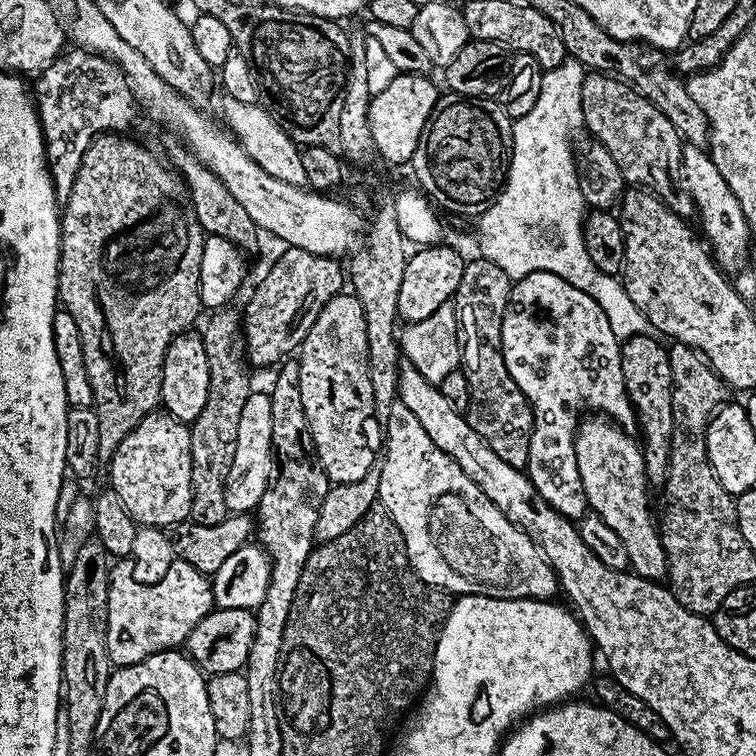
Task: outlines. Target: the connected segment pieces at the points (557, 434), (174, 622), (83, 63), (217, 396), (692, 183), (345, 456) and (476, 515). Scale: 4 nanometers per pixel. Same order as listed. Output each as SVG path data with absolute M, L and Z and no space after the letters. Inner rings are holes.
M532 272L513 283L502 318L500 349L510 378L518 382L518 390L526 394L532 407L526 475L544 501L573 522L589 511L576 457L580 412L589 408L589 413L603 414L625 430L635 429L638 424L622 374L621 343L610 330L602 306L558 274Z
M120 558L110 568L108 607L108 659L113 665L137 664L159 652L176 650L187 641L190 630L214 607L212 581L194 570L190 562L173 559L166 578L156 584L140 584L132 577L132 562Z
M65 51L35 77L34 103L40 114L48 173L56 187L57 201L67 201L82 160L92 141L105 134L124 134L136 120L138 103L124 71L97 52Z
M232 306L215 309L209 316L208 329L203 329L204 345L208 355L207 366L210 369L210 390L208 401L198 419L191 421L192 441L192 514L191 523L202 526L214 526L230 515L226 506L226 490L224 483L230 474L230 466L234 462L234 446L238 438L238 418L242 418L244 399L254 391L253 385L248 385L248 366L244 357L242 343L242 316Z
M690 143L683 145L682 180L693 198L695 215L700 218L700 224L704 227L703 239L710 245L717 265L724 270L743 269L748 264L748 243L754 236L754 229L749 226L746 214L738 204L738 198L734 198L734 190L726 186L726 178L718 174L718 166L714 166L711 155L703 147Z
M355 294L335 296L326 302L326 306L322 306L322 314L314 318L310 334L306 334L306 338L300 343L298 363L302 406L306 410L310 434L316 447L316 457L320 460L322 470L332 484L349 484L366 478L366 474L373 471L374 464L372 464L372 448L368 445L364 427L367 426L368 419L374 416L376 407L368 369L366 314L362 310L362 302Z
M397 402L397 404L386 414L388 420L388 441L384 444L384 465L378 468L380 473L380 494L379 503L386 506L386 510L390 514L390 518L394 518L394 522L398 526L398 530L402 530L402 538L406 542L406 550L408 557L412 563L412 568L425 584L433 588L443 588L449 594L461 596L489 596L495 600L552 600L555 593L558 592L558 581L556 571L548 565L548 559L540 553L540 549L518 524L510 522L510 518L506 518L506 514L502 514L502 510L498 510L498 506L494 506L494 502L490 502L490 498L486 498L486 494L482 494L479 486L472 481L471 478L462 470L462 466L458 466L456 460L452 460L445 452L438 450L438 446L434 446L434 442L430 442L430 434L426 434L426 430L422 430L422 422L418 422L418 418L414 418L414 414L410 414L410 410L406 410L406 406Z

